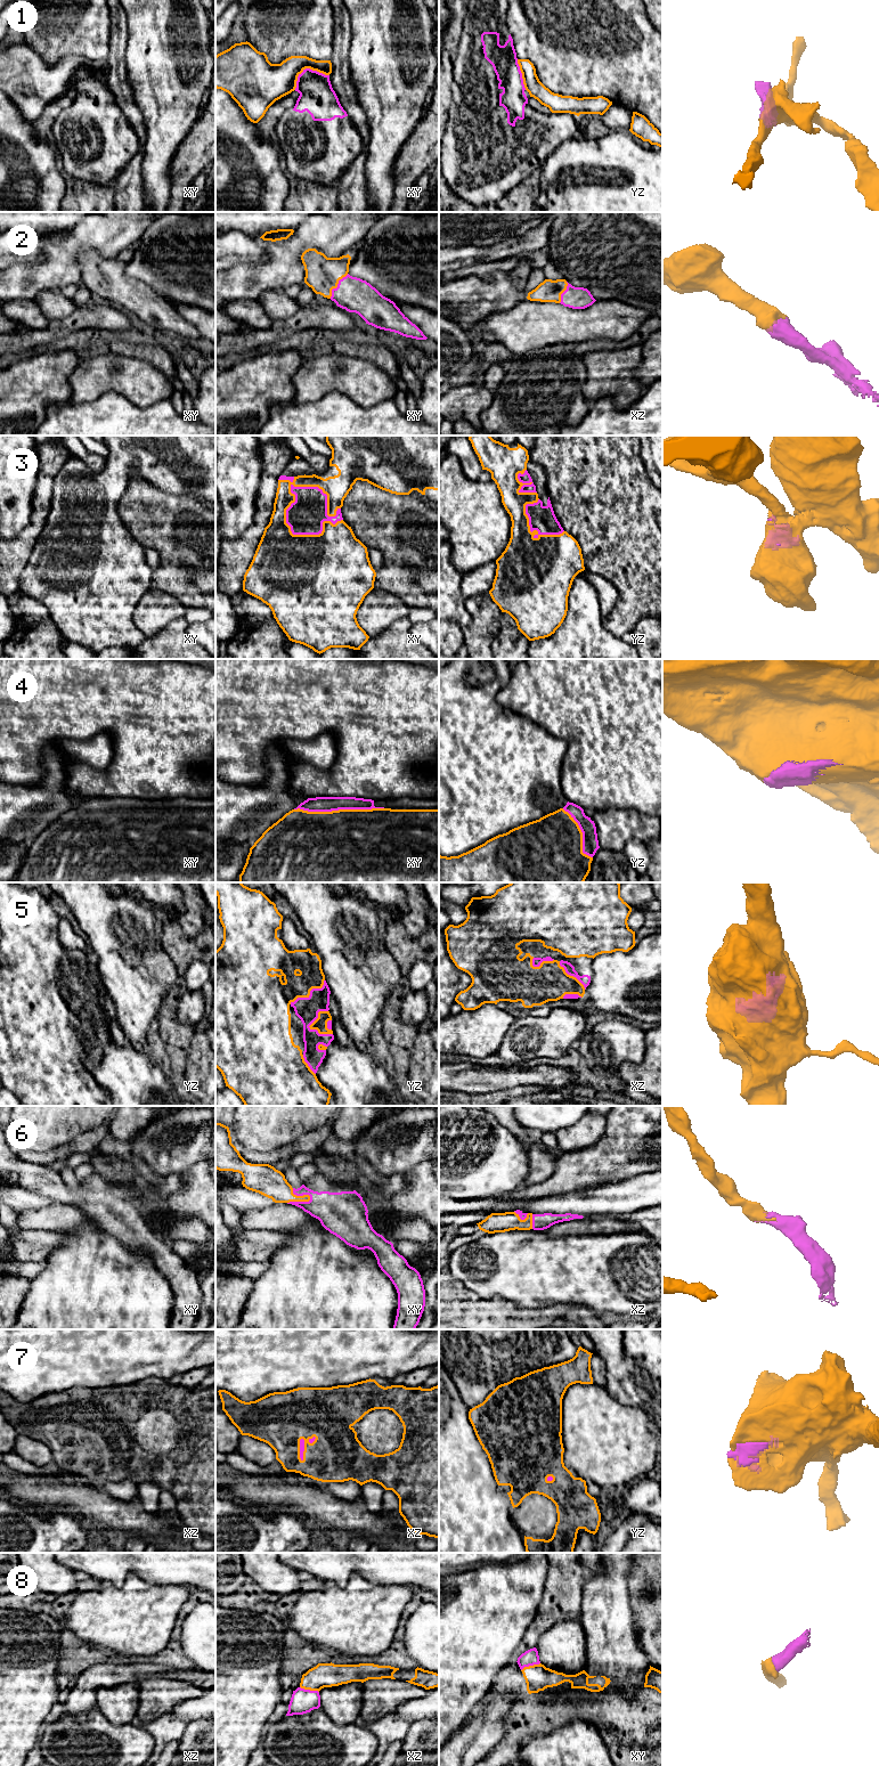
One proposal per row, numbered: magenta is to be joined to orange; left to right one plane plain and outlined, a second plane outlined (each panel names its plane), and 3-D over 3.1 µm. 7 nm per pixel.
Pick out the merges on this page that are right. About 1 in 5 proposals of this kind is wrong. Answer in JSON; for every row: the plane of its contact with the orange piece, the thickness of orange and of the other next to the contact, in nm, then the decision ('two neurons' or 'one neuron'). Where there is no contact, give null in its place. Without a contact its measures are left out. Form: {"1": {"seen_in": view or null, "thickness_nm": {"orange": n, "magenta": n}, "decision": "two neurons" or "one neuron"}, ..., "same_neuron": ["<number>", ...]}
{"1": {"seen_in": "xy", "thickness_nm": {"orange": 240, "magenta": 240}, "decision": "two neurons"}, "2": {"seen_in": "xy", "thickness_nm": {"orange": 240, "magenta": 240}, "decision": "one neuron"}, "3": {"seen_in": "xy", "thickness_nm": {"orange": 460, "magenta": 260}, "decision": "one neuron"}, "4": {"seen_in": "xy", "thickness_nm": {"orange": 500, "magenta": 110}, "decision": "one neuron"}, "5": {"seen_in": "yz", "thickness_nm": {"orange": 100, "magenta": 170}, "decision": "one neuron"}, "6": {"seen_in": "xy", "thickness_nm": {"orange": 200, "magenta": 260}, "decision": "one neuron"}, "7": {"seen_in": "xz", "thickness_nm": {"orange": 380, "magenta": 30}, "decision": "one neuron"}, "8": {"seen_in": "xz", "thickness_nm": {"orange": 180, "magenta": 170}, "decision": "one neuron"}, "same_neuron": ["2", "3", "4", "5", "6", "7", "8"]}

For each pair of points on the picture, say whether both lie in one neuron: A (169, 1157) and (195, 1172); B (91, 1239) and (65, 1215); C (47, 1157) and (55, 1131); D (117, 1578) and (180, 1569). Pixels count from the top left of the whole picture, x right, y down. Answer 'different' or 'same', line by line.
A: different
B: different
C: different
D: same

